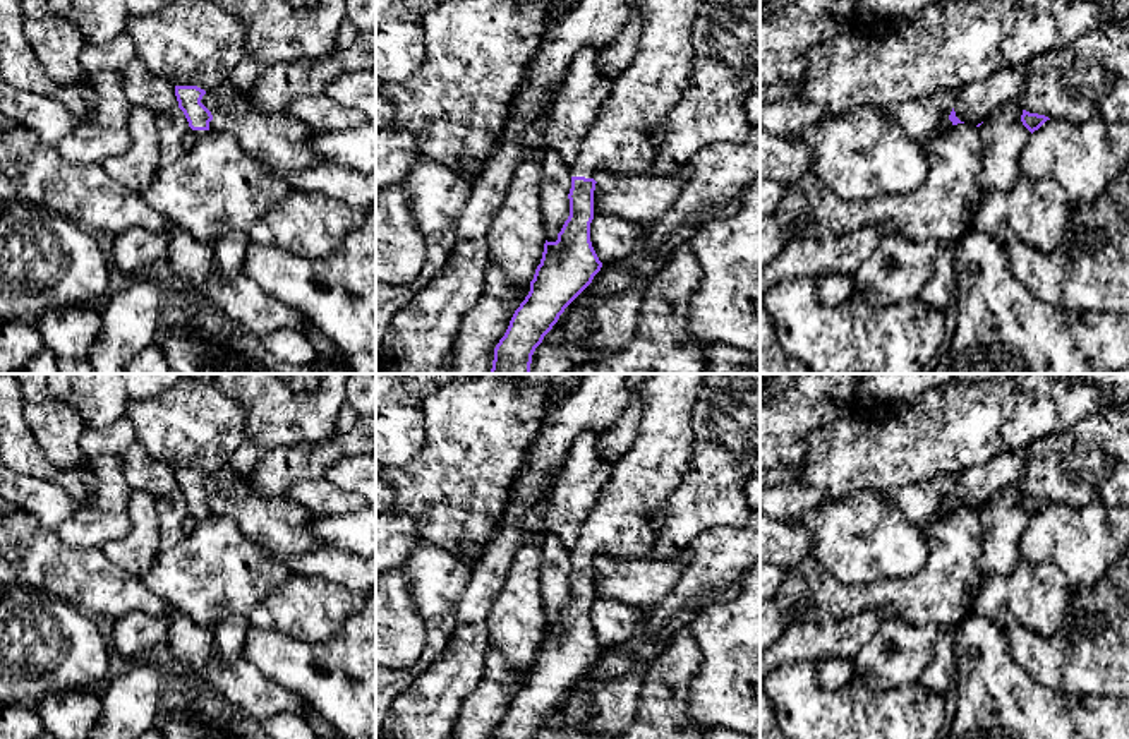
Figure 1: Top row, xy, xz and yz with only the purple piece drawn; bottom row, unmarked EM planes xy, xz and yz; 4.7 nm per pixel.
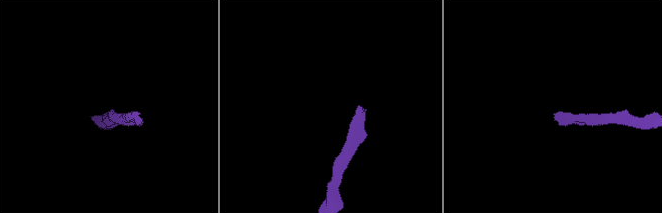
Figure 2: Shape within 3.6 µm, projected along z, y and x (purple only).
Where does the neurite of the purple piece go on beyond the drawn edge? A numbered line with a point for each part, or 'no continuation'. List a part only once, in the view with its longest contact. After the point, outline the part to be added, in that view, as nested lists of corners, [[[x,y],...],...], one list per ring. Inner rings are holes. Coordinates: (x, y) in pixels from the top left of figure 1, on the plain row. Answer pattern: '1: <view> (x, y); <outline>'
1: xy (225, 480); [[[230,465],[216,473],[208,473],[201,487],[211,496],[213,502],[218,494],[228,494],[235,497],[254,494],[252,477],[238,477]]]

